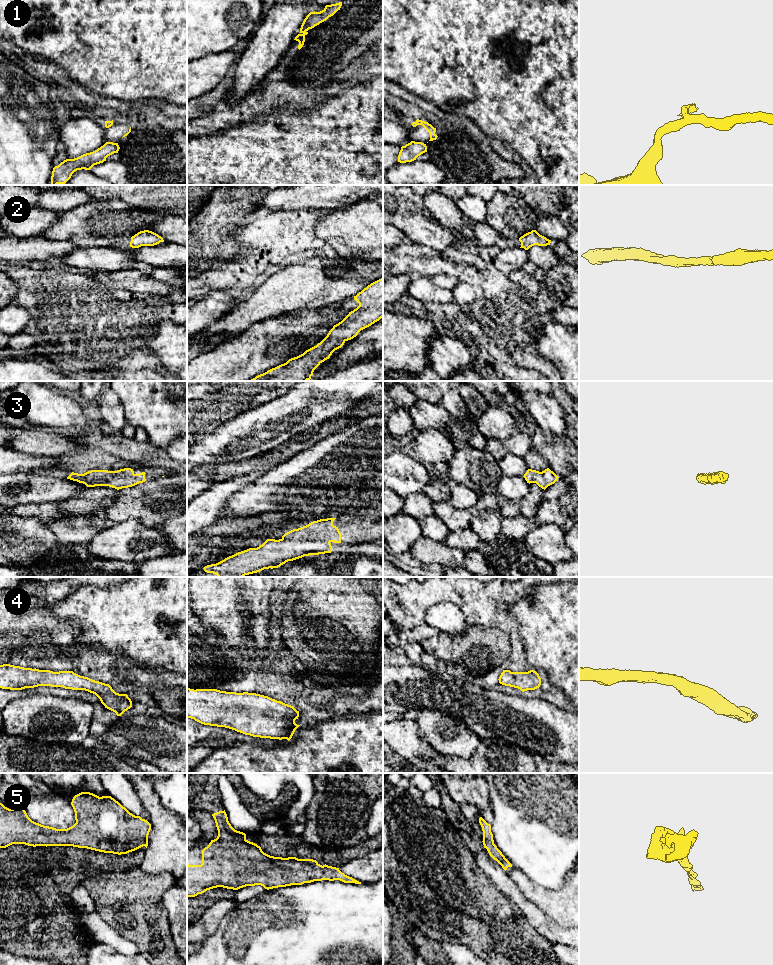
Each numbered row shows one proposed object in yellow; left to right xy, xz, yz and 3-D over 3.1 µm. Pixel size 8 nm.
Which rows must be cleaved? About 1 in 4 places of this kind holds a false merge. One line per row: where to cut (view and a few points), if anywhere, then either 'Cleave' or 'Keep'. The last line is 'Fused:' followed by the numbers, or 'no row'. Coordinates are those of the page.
1: Split along xz (305, 31), (302, 32). Cleave
2: No split. Keep
3: No split. Keep
4: No split. Keep
5: No split. Keep
Fused: 1

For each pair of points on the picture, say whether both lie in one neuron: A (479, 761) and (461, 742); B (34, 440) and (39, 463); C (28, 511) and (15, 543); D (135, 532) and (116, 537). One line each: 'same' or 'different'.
A: different
B: different
C: different
D: same

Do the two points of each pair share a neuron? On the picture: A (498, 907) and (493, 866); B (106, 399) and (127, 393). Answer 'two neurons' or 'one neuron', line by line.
A: two neurons
B: two neurons

